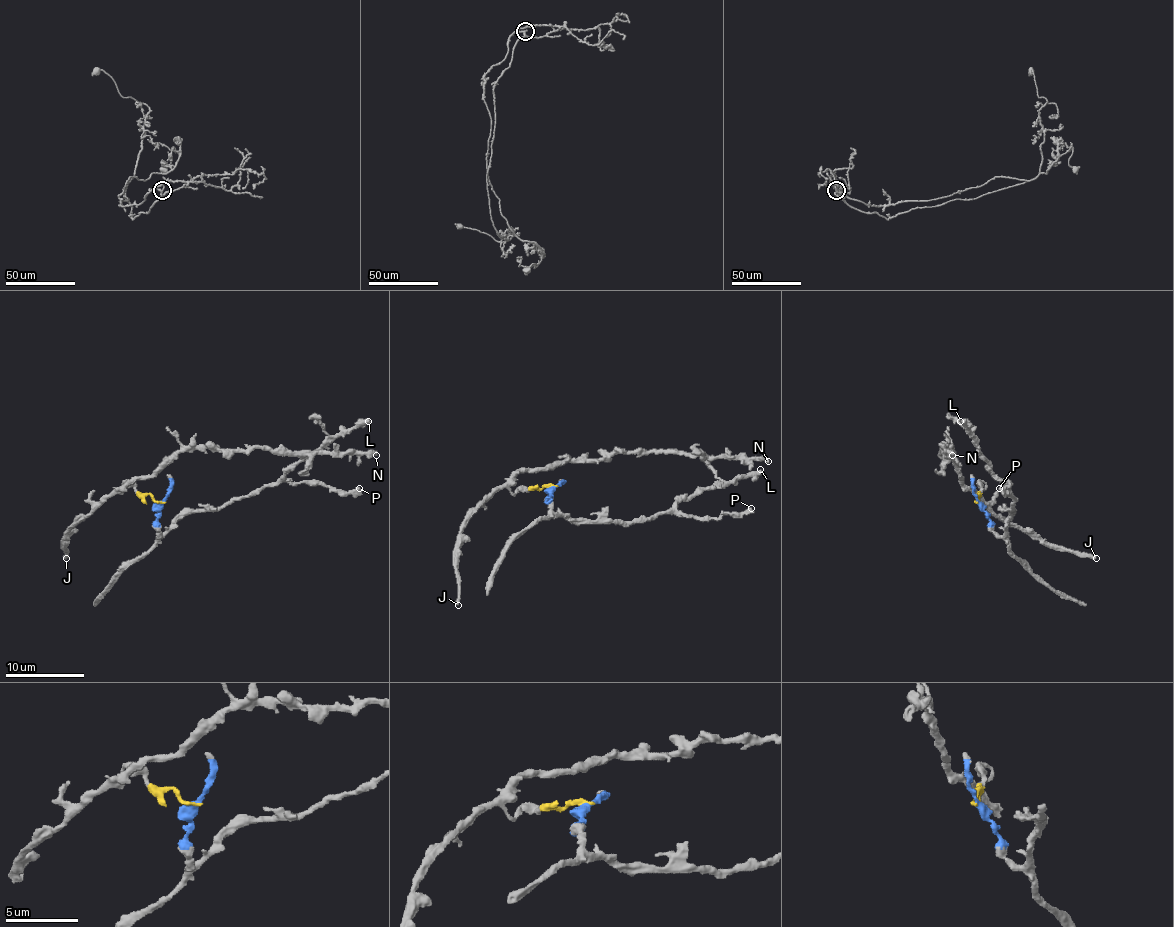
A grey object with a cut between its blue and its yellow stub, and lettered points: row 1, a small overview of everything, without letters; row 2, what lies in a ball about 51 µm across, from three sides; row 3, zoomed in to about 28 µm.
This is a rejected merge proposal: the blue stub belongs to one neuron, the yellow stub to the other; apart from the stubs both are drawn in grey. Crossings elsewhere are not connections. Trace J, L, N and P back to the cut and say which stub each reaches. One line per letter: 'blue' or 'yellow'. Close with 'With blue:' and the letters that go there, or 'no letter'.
J: yellow
L: blue
N: yellow
P: blue
With blue: L, P

